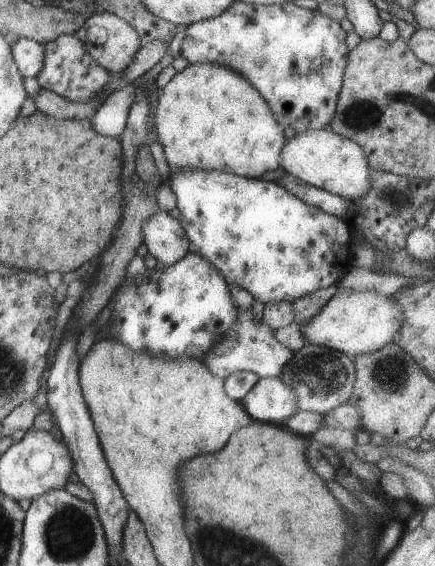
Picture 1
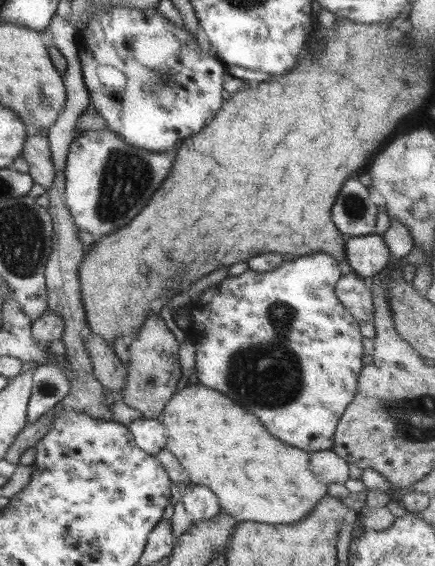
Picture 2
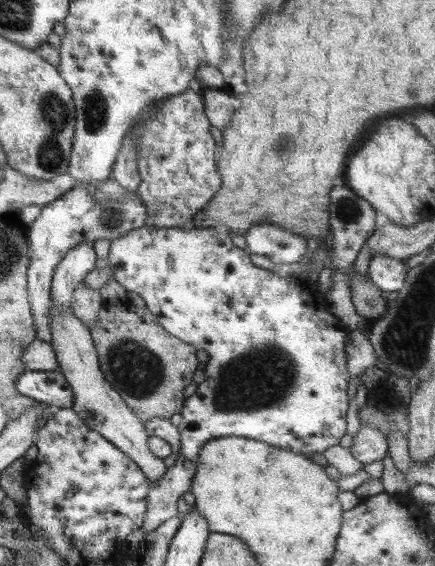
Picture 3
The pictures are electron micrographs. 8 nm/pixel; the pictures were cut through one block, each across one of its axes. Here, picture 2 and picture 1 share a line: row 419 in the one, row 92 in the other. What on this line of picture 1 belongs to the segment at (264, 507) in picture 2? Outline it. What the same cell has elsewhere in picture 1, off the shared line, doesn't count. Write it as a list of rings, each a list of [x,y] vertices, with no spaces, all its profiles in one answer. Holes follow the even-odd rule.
[[[212,62],[190,63],[158,91],[154,129],[174,172],[190,168],[253,179],[280,167],[280,152],[289,135],[242,74]]]

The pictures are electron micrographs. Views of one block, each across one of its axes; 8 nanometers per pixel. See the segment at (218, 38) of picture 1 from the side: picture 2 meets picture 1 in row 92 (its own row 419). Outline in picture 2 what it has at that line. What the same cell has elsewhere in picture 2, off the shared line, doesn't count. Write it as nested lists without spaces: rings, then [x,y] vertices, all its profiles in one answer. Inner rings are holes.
[[[315,252],[312,254],[307,254],[304,256],[299,256],[296,260],[292,260],[291,262],[284,262],[280,264],[279,268],[272,270],[266,273],[256,273],[254,270],[246,270],[240,276],[234,276],[230,278],[227,276],[223,279],[218,286],[214,285],[213,287],[208,287],[198,299],[191,301],[190,303],[186,304],[186,306],[180,306],[180,308],[186,308],[186,312],[192,317],[192,326],[190,330],[194,332],[196,336],[199,336],[200,339],[197,338],[193,341],[195,344],[195,373],[193,375],[193,380],[207,386],[208,388],[216,389],[217,391],[223,392],[229,399],[234,399],[240,406],[244,406],[246,410],[250,410],[254,416],[257,416],[261,421],[262,424],[268,429],[268,432],[271,432],[277,439],[283,440],[286,444],[291,444],[296,448],[304,449],[306,452],[316,452],[319,450],[331,450],[334,442],[334,433],[336,432],[336,427],[340,417],[344,415],[347,406],[352,402],[354,395],[357,393],[357,384],[358,384],[358,377],[361,371],[362,365],[362,358],[364,358],[364,350],[362,349],[362,333],[359,329],[359,322],[348,312],[348,309],[338,300],[337,294],[335,293],[335,284],[338,282],[343,275],[340,270],[340,266],[338,266],[338,262],[336,262],[336,257],[328,254],[327,252]]]

